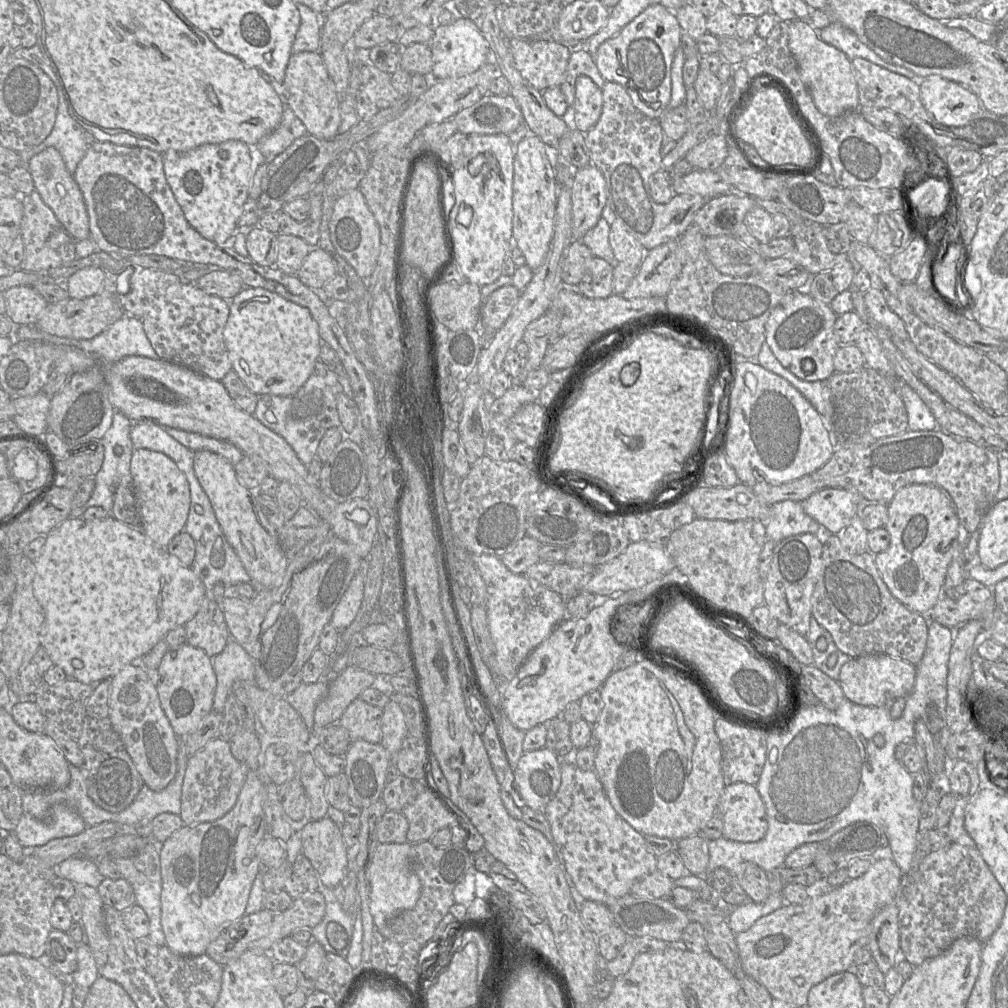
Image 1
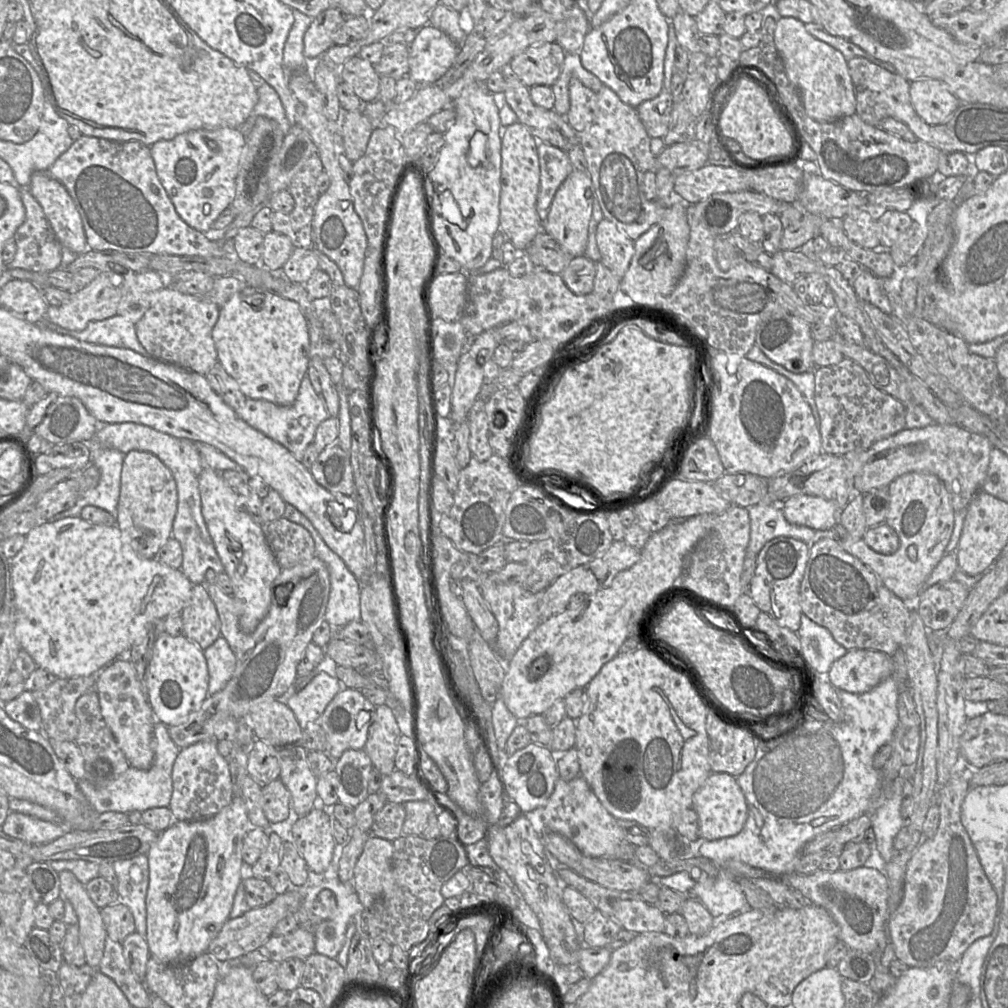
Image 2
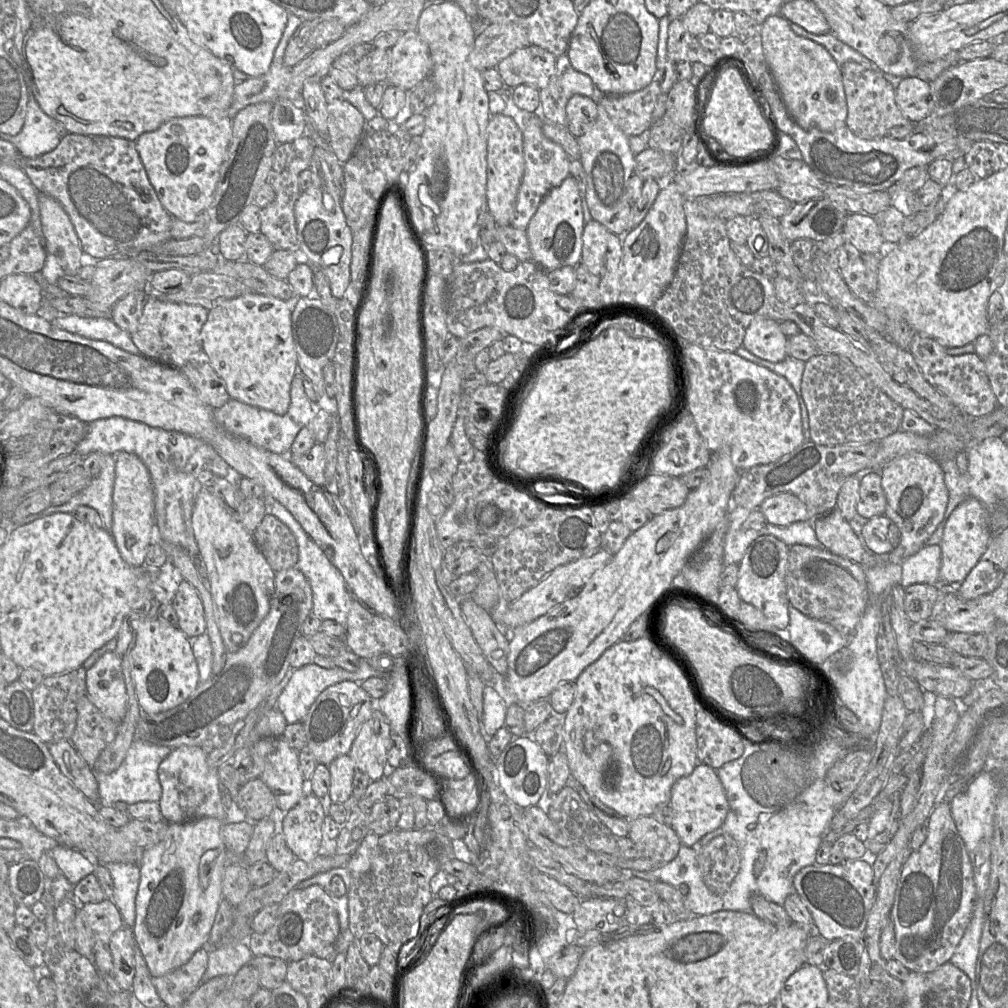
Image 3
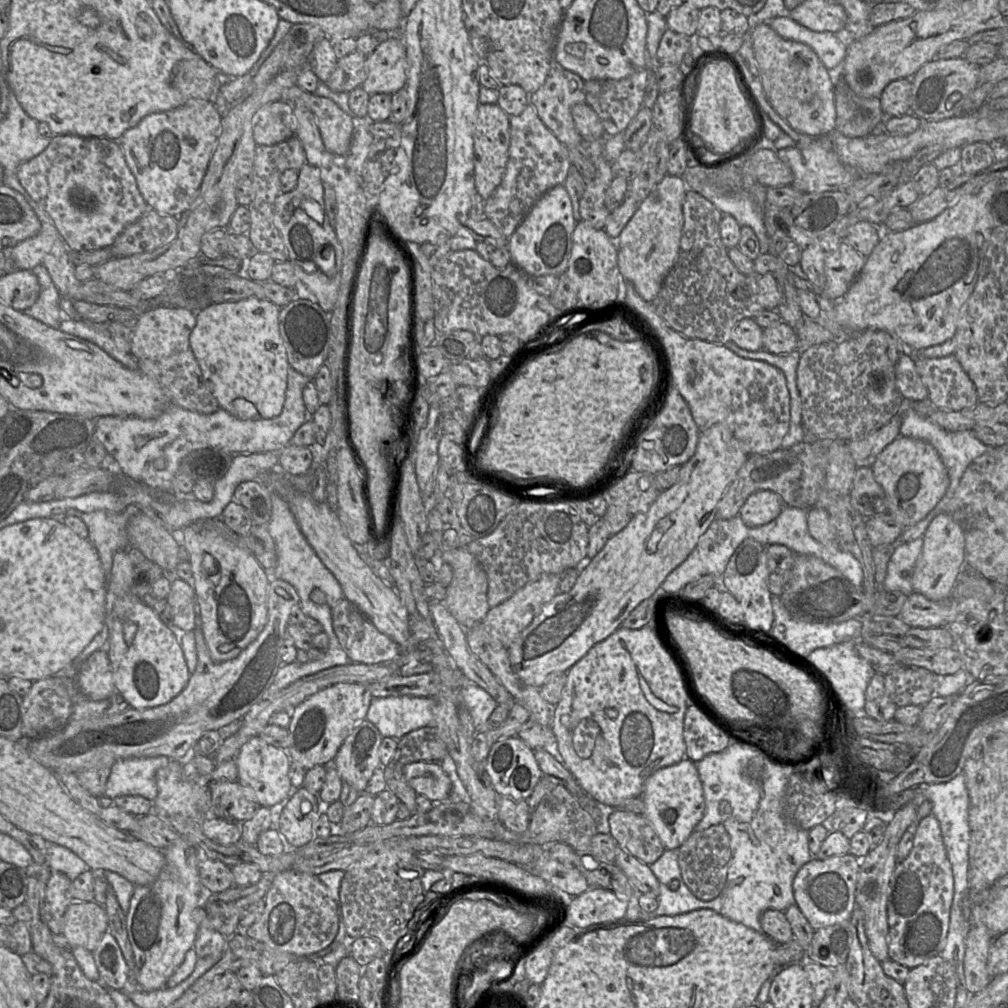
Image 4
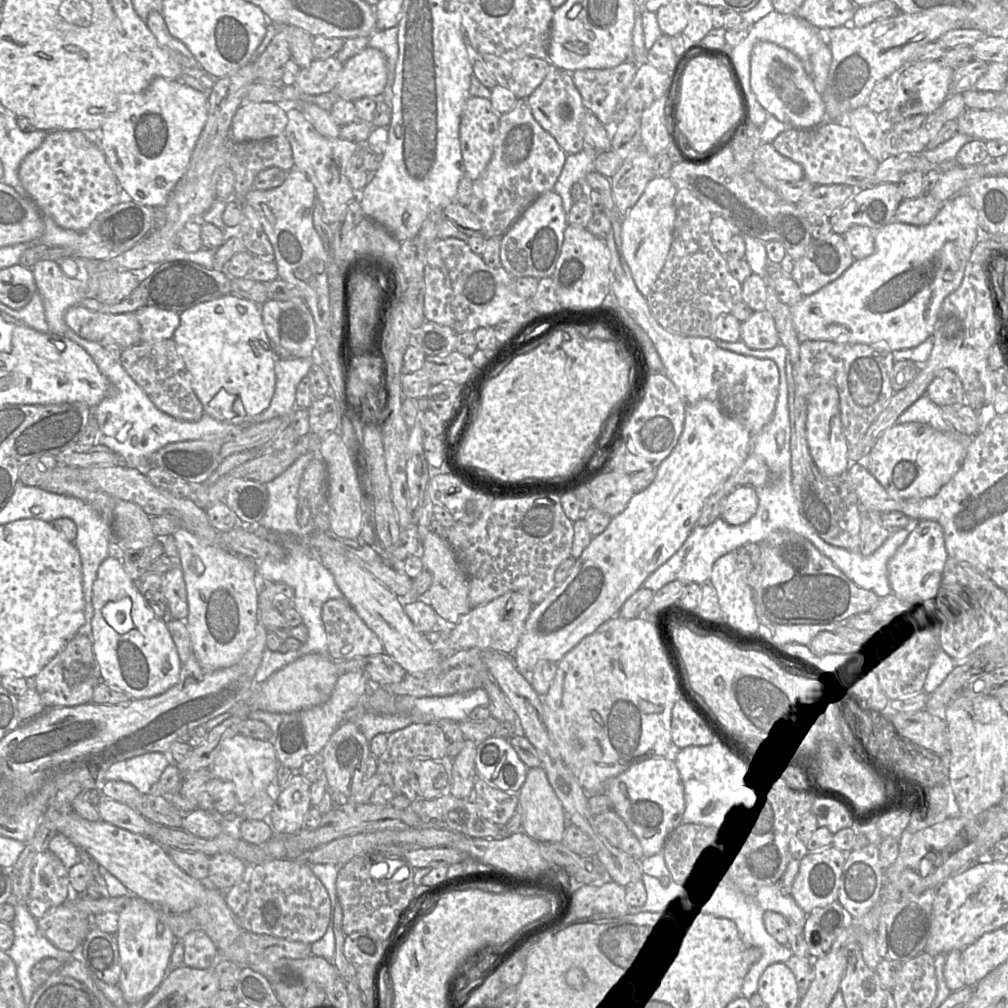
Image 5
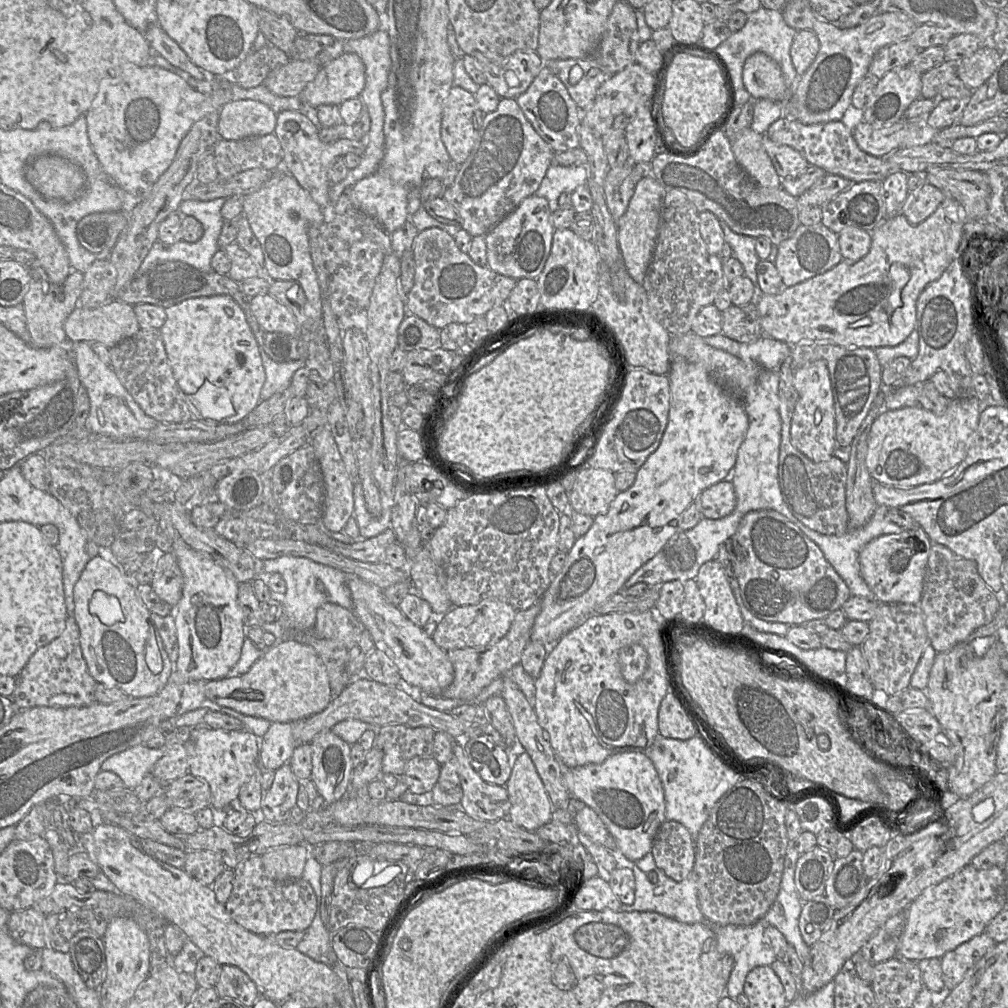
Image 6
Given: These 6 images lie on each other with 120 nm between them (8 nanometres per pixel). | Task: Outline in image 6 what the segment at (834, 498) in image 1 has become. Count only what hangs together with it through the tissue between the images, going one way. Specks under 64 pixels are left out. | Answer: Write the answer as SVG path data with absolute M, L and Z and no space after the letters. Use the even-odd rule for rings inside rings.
M720 481L705 489L698 497L700 510L707 519L730 515L736 505L734 487L730 481Z

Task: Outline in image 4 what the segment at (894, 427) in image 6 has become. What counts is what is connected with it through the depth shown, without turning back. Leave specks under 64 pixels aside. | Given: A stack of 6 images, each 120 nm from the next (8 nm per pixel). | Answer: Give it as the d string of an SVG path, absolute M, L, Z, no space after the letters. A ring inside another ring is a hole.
M900 435L887 445L871 466L882 486L889 511L904 527L924 519L941 501L950 484L947 468L936 449L928 442Z

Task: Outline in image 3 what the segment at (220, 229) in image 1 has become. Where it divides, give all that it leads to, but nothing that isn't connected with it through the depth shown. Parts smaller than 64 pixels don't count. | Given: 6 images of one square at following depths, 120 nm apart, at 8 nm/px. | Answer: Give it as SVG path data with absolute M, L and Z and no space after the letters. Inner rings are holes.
M226 111L173 118L135 140L148 179L173 218L193 223L211 204L231 138L232 119Z

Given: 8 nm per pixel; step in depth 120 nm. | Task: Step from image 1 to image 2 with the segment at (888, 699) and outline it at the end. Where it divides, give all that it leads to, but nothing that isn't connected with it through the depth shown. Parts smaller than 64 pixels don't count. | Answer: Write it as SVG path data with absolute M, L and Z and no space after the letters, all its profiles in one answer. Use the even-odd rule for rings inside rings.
M851 649L834 661L828 671L829 682L839 690L860 694L893 675L891 656L881 651Z

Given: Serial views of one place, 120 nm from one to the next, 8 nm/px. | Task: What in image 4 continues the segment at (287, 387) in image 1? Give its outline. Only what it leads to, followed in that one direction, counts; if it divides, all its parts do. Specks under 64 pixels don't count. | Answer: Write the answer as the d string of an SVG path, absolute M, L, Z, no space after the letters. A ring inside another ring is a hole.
M249 297L211 304L196 313L190 349L211 381L220 408L238 419L275 418L283 410L290 364L279 330L279 312L280 307L270 300Z

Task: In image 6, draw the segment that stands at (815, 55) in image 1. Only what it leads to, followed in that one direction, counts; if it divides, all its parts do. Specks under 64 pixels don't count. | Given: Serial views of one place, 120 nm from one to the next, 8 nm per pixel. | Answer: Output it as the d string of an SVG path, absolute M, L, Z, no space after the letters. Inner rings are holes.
M762 52L746 59L742 79L754 100L766 98L783 104L791 98L791 89L786 85L780 66Z

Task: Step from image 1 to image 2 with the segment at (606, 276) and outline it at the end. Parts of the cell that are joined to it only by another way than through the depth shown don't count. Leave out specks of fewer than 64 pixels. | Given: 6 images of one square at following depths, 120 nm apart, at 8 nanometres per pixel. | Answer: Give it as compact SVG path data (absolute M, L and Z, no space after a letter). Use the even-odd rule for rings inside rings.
M580 255L573 257L559 275L574 294L586 295L593 292L595 274L595 262L585 255Z

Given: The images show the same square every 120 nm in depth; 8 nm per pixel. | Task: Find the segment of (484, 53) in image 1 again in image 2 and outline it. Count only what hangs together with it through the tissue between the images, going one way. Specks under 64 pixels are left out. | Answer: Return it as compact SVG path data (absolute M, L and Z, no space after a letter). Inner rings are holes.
M427 24L418 29L409 45L408 76L417 84L434 84L454 64L461 44L439 28Z

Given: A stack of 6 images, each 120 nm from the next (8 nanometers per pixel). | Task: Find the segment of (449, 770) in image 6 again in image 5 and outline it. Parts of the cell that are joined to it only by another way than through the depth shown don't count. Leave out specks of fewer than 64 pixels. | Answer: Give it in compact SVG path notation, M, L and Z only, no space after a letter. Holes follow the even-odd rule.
M466 740L464 748L453 760L449 794L456 798L469 798L479 778L475 766L476 747L476 742Z

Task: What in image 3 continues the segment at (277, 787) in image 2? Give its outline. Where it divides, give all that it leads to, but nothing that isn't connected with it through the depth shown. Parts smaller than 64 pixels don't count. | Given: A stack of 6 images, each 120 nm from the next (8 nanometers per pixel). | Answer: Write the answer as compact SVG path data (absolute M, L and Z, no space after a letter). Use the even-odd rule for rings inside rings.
M260 778L252 779L240 786L237 805L254 821L269 818L277 807L274 794Z

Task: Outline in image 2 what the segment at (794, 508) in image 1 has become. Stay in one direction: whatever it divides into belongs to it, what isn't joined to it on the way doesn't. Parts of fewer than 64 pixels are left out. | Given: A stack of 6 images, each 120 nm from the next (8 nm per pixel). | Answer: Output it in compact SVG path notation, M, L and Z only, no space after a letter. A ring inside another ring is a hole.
M758 504L748 508L750 518L750 539L746 557L757 557L763 546L778 537L798 539L813 544L817 531L789 523L779 504Z

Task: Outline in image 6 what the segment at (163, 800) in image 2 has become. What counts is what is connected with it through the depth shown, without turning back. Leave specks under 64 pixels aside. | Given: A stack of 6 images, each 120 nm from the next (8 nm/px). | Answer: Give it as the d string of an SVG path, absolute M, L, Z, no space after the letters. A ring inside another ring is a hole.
M137 745L107 758L102 763L101 770L115 773L128 789L134 789L151 773L166 750L166 745L159 748Z

